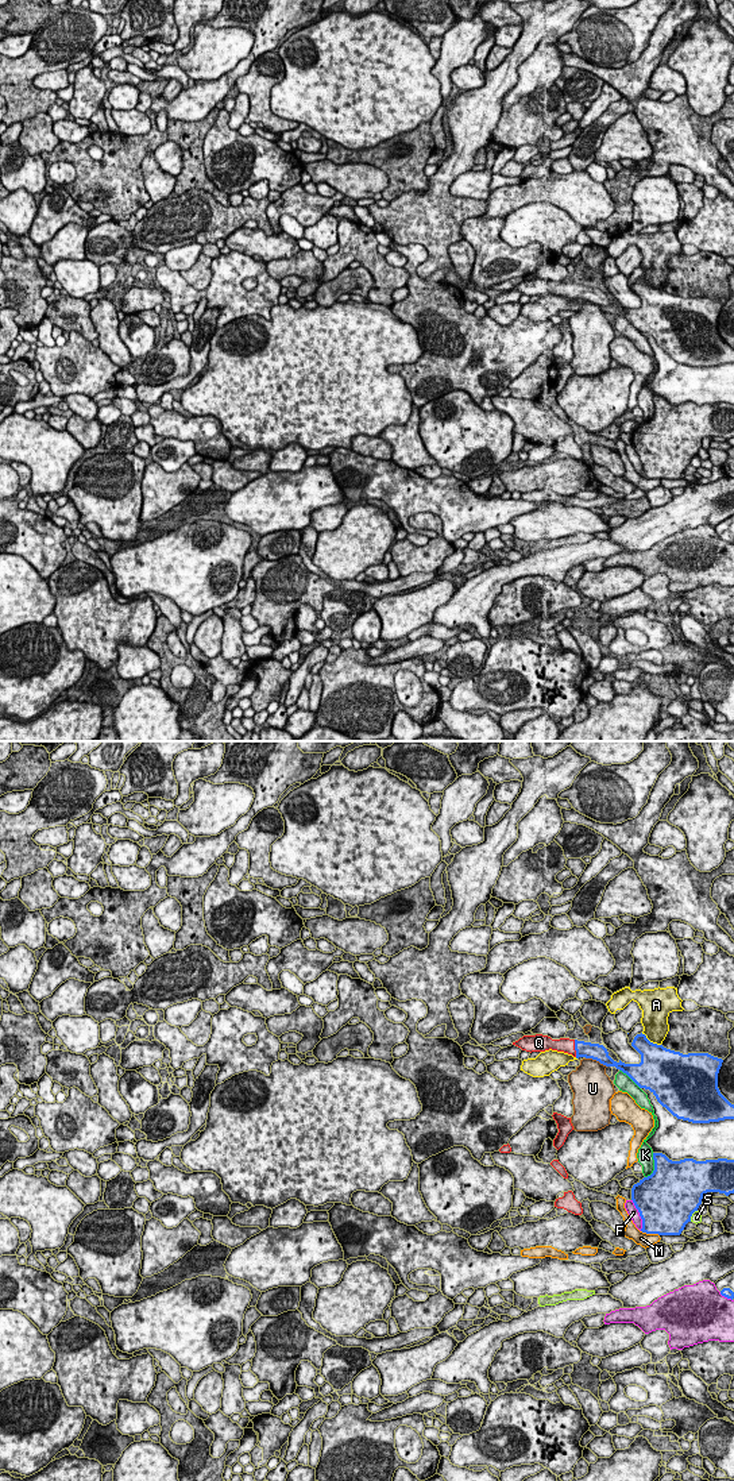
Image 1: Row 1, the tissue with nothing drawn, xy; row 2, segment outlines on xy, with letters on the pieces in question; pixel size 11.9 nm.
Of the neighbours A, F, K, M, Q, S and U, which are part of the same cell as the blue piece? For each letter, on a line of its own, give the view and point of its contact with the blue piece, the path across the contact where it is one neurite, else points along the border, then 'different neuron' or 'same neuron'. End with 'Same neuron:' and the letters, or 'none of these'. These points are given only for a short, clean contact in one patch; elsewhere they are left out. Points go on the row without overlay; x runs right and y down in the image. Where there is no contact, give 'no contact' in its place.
A: xy (649, 285) | different neuron
F: xy (640, 459) | different neuron
K: xy (655, 411) | different neuron
M: xy (651, 477) | different neuron
Q: xy (575, 292) | across xy (583, 293), (575, 292), (566, 289) | same neuron
S: xy (691, 459) | different neuron
U: xy (597, 304) | different neuron
Same neuron: Q

